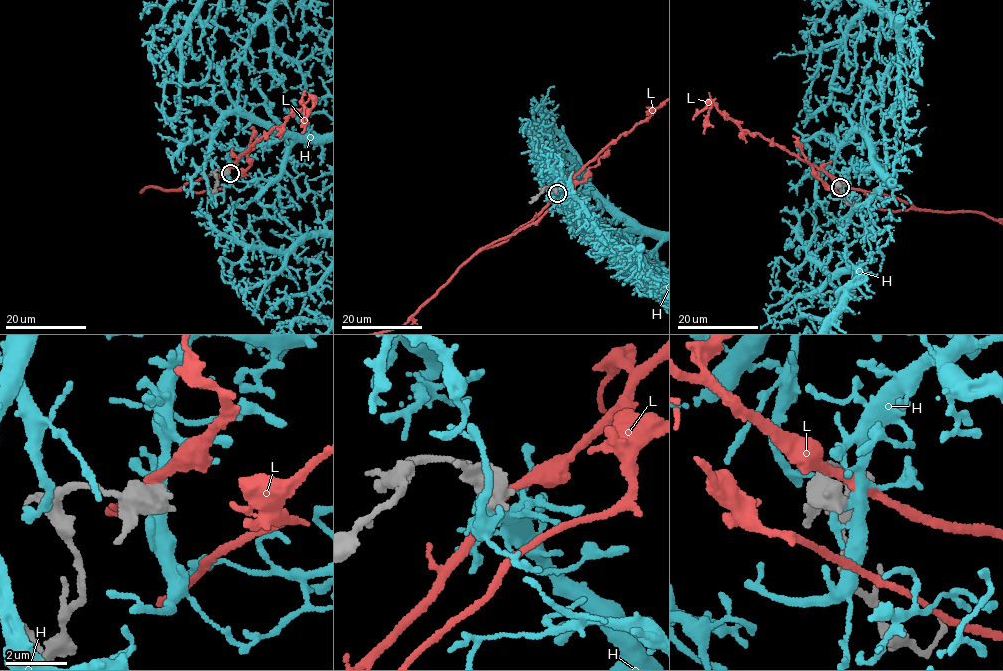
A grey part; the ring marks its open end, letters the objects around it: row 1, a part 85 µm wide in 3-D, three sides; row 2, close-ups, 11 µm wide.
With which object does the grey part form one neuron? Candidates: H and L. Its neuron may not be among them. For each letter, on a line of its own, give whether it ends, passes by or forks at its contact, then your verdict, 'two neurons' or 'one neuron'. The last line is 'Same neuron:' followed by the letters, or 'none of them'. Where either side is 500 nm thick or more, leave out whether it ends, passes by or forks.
H: two neurons
L: two neurons
Same neuron: none of them

